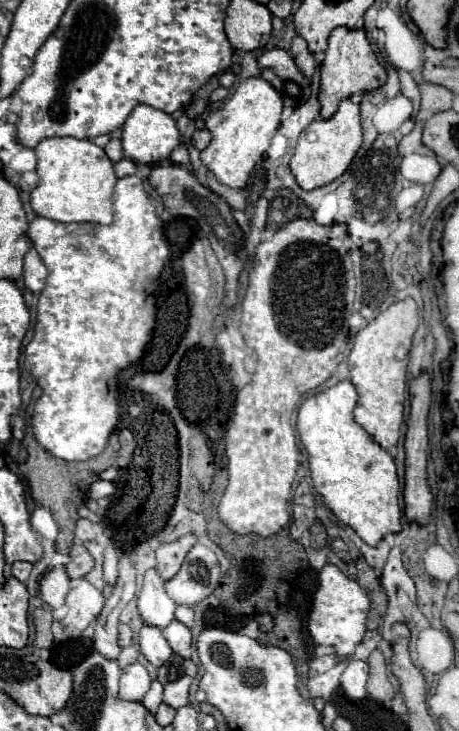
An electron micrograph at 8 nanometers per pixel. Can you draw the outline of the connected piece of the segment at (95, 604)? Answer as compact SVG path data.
M81 580L75 588L69 590L69 594L65 596L65 604L69 610L61 618L61 626L85 630L101 614L105 598L103 598L103 592L97 590L93 584L89 584L87 580Z

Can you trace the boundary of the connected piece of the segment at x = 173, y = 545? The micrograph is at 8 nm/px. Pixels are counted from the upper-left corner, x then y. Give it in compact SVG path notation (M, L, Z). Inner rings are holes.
M185 534L183 538L157 548L157 570L163 580L169 580L179 572L189 548L195 542L197 542L195 534Z

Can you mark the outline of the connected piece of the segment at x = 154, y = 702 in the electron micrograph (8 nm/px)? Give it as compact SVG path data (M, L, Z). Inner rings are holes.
M155 678L153 682L151 682L151 690L145 694L145 698L143 698L143 706L149 710L149 712L157 712L157 706L163 702L163 686L161 686L161 682Z

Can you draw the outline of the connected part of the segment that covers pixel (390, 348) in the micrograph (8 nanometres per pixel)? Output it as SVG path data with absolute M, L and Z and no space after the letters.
M413 298L391 304L375 320L371 320L363 330L357 332L355 346L349 354L351 382L357 388L359 400L353 410L355 422L363 426L375 442L389 450L399 440L399 428L403 422L403 402L405 402L405 382L407 382L407 354L411 348L411 338L419 324L419 310Z

